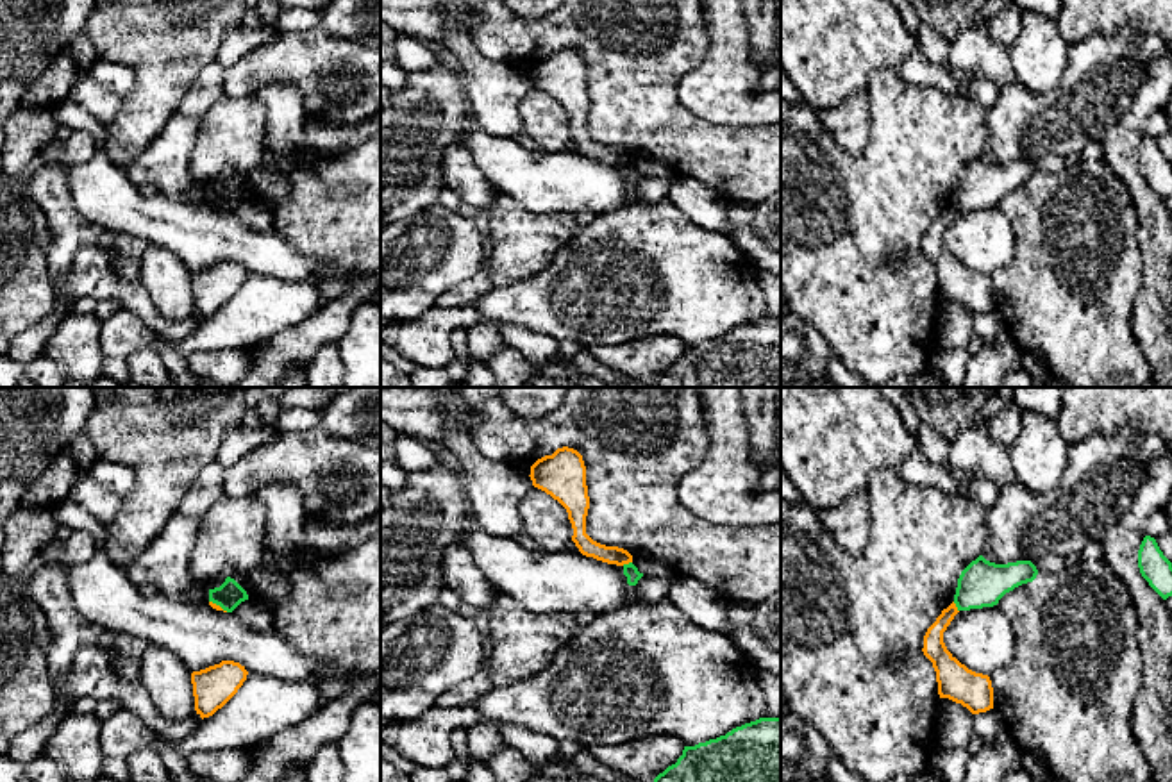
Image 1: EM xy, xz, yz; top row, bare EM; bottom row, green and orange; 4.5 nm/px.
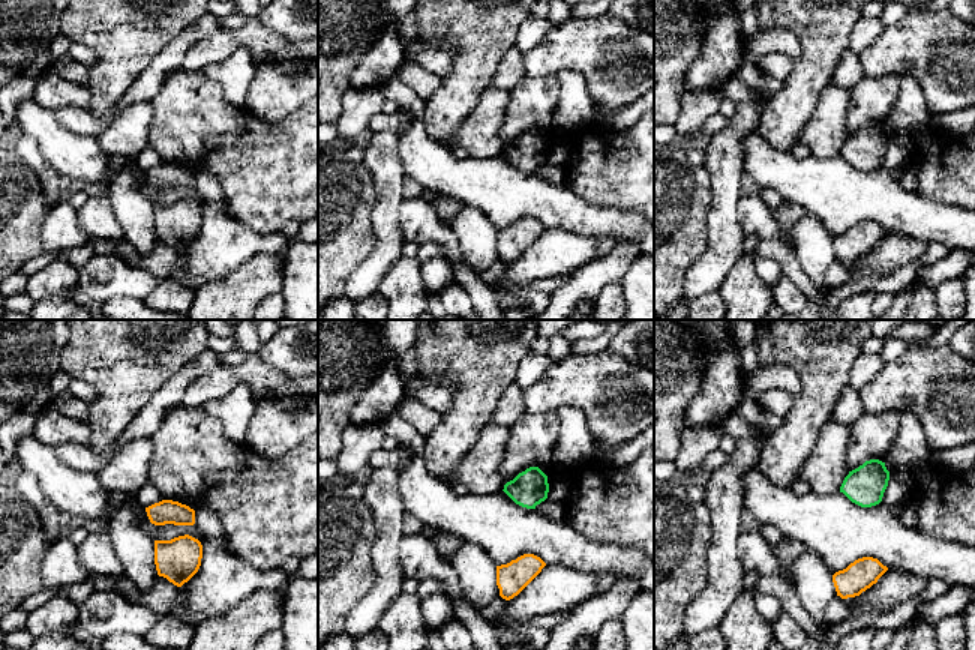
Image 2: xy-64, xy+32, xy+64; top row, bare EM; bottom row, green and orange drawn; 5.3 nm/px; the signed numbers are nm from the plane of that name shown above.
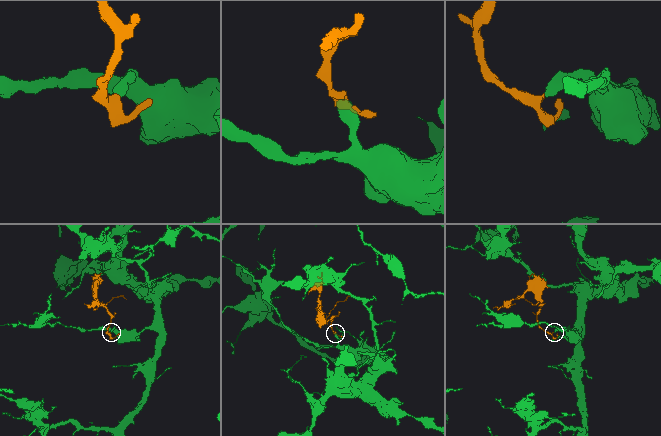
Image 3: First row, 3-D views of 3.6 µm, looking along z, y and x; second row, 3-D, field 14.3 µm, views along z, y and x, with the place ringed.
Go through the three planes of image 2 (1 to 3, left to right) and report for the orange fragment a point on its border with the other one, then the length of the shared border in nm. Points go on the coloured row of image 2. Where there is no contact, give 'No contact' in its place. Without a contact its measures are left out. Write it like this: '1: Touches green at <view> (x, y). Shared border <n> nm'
1: No contact
2: No contact
3: No contact

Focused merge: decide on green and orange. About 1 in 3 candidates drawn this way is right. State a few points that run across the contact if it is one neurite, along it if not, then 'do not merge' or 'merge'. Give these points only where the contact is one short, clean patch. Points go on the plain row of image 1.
line xz (631, 161), (622, 165); do not merge

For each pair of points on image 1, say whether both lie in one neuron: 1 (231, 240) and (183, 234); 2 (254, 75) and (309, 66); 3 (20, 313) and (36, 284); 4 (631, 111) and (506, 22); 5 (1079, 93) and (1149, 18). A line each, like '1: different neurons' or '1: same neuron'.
1: same neuron
2: same neuron
3: same neuron
4: same neuron
5: different neurons

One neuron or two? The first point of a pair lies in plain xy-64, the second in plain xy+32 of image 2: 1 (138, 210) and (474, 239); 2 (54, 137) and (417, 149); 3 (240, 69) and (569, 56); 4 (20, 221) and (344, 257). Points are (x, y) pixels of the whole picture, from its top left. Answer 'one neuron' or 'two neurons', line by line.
1: one neuron
2: one neuron
3: two neurons
4: one neuron

